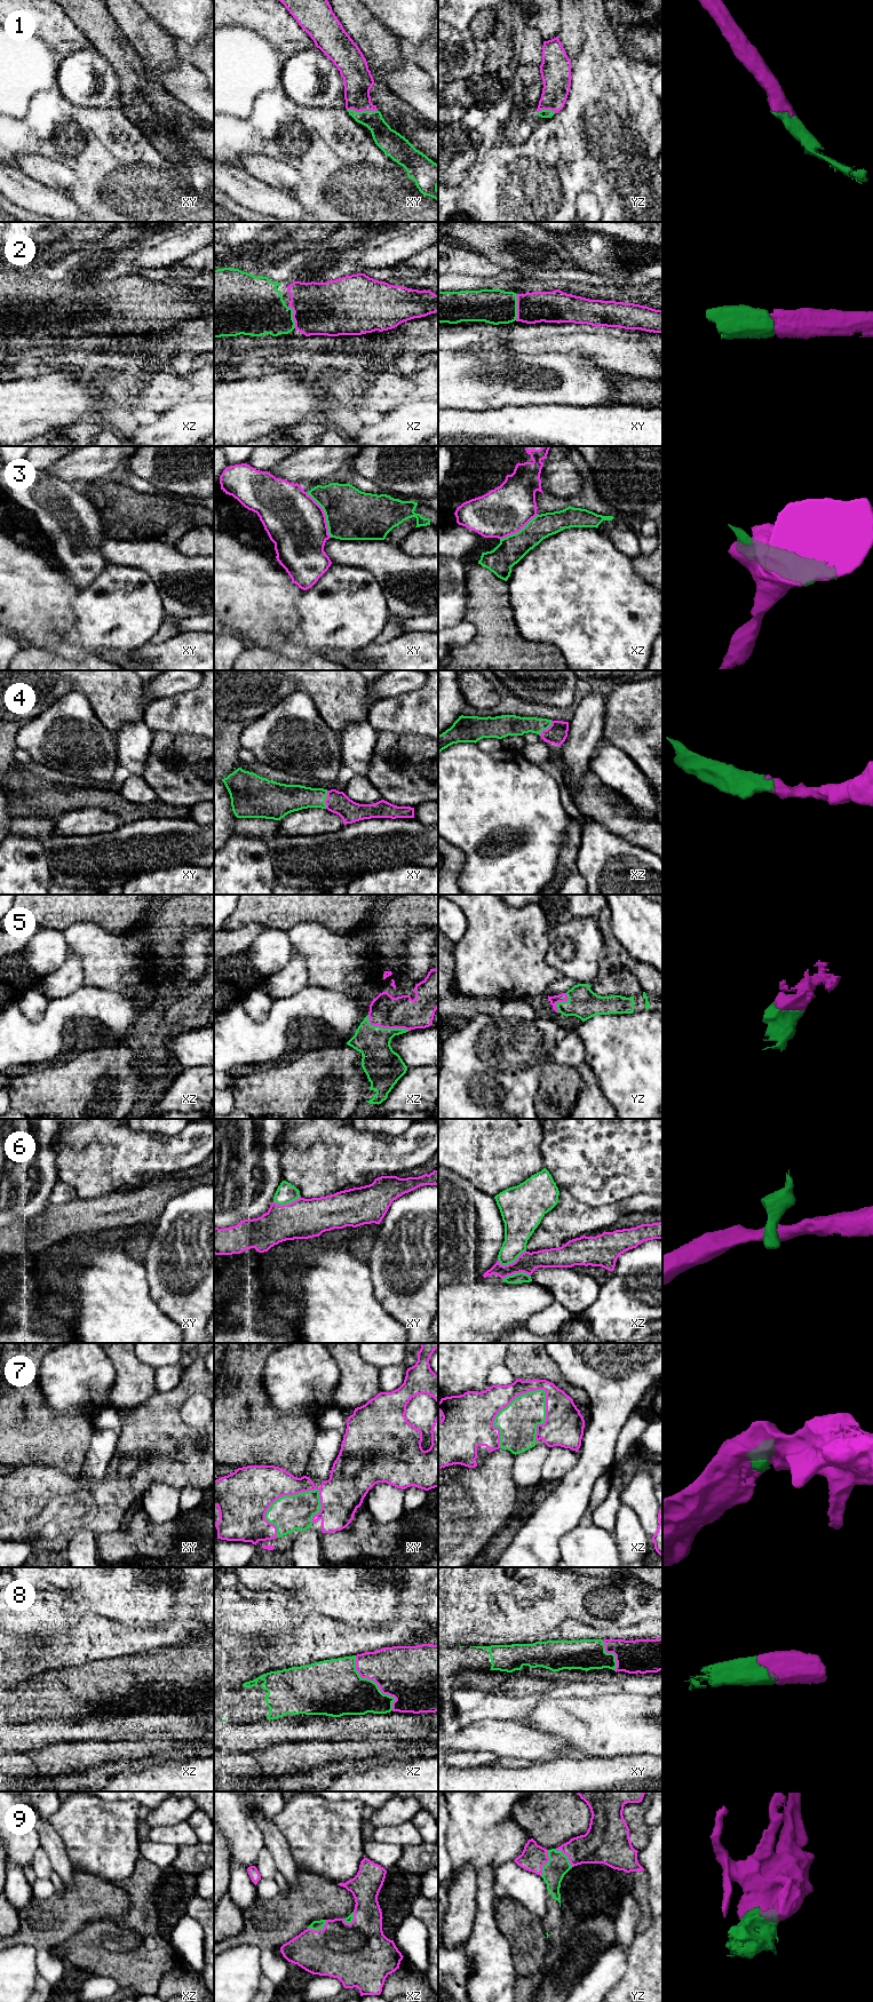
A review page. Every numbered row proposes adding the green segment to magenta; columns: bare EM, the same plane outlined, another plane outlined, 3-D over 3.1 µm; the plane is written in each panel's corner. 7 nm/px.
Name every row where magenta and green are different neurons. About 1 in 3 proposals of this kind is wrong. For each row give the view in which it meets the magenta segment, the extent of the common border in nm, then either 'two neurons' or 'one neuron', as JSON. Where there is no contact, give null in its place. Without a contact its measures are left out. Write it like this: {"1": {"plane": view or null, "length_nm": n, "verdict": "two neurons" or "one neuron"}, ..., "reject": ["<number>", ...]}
{"1": {"plane": "xy", "length_nm": 220, "verdict": "one neuron"}, "2": {"plane": "xy", "length_nm": 180, "verdict": "one neuron"}, "3": {"plane": "xy", "length_nm": 360, "verdict": "two neurons"}, "4": {"plane": "xy", "length_nm": 130, "verdict": "one neuron"}, "5": {"plane": "xz", "length_nm": 320, "verdict": "one neuron"}, "6": {"plane": "xz", "length_nm": 220, "verdict": "two neurons"}, "7": {"plane": "xz", "length_nm": 500, "verdict": "one neuron"}, "8": {"plane": "xz", "length_nm": 460, "verdict": "one neuron"}, "9": {"plane": "yz", "length_nm": 190, "verdict": "one neuron"}, "reject": ["3", "6"]}

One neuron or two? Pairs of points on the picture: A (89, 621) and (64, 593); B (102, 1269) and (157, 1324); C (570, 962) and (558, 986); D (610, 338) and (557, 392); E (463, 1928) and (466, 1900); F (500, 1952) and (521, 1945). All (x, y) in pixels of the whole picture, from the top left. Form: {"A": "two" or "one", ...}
{"A": "two", "B": "one", "C": "two", "D": "two", "E": "one", "F": "two"}

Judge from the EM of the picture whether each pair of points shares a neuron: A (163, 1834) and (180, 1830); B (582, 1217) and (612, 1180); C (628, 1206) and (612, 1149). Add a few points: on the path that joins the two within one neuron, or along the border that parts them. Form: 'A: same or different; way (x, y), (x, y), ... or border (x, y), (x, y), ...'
A: same; way (167, 1834), (175, 1834)
B: different; border (568, 1192), (578, 1200), (593, 1206), (618, 1202)
C: different; border (650, 1193), (632, 1194), (620, 1201)

